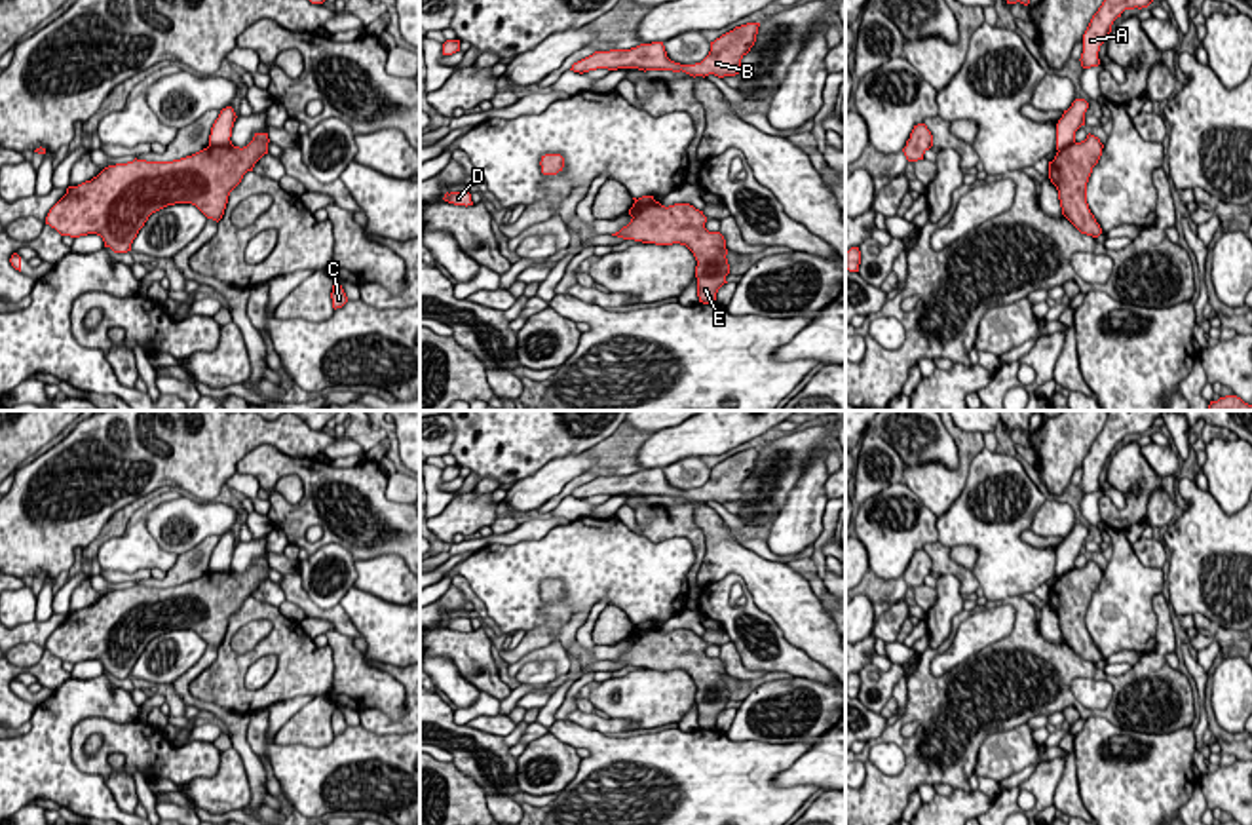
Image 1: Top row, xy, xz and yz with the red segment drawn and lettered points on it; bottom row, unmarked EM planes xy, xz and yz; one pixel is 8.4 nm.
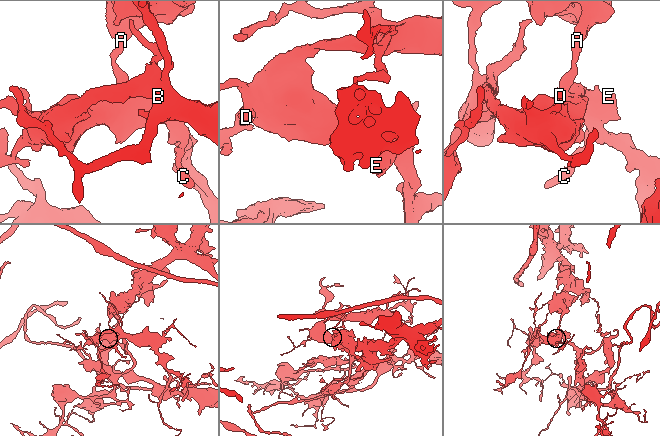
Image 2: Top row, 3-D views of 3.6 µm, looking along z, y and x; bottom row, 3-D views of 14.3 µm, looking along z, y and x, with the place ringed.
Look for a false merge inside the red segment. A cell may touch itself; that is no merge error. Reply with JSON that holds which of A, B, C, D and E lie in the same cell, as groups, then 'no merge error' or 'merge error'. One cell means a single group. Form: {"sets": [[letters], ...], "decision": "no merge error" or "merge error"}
{"sets": [["A"], ["B", "C", "D", "E"]], "decision": "merge error"}

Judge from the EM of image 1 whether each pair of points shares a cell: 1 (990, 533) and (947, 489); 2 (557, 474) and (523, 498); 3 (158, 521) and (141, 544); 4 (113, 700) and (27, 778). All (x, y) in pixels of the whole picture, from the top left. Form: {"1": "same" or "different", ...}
{"1": "different", "2": "same", "3": "different", "4": "same"}

